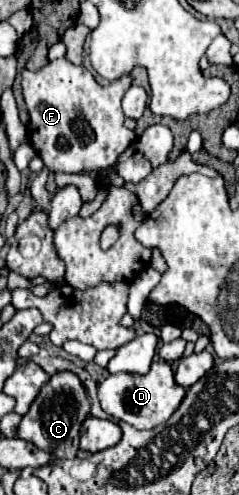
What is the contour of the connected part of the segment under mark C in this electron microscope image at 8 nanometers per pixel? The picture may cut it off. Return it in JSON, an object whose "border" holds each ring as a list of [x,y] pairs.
{"border":[[[59,372],[51,376],[45,388],[41,388],[37,400],[31,404],[29,414],[23,416],[17,428],[17,438],[35,444],[53,458],[75,458],[79,450],[79,428],[87,416],[89,404],[85,400],[85,388],[81,380],[71,372]]]}

